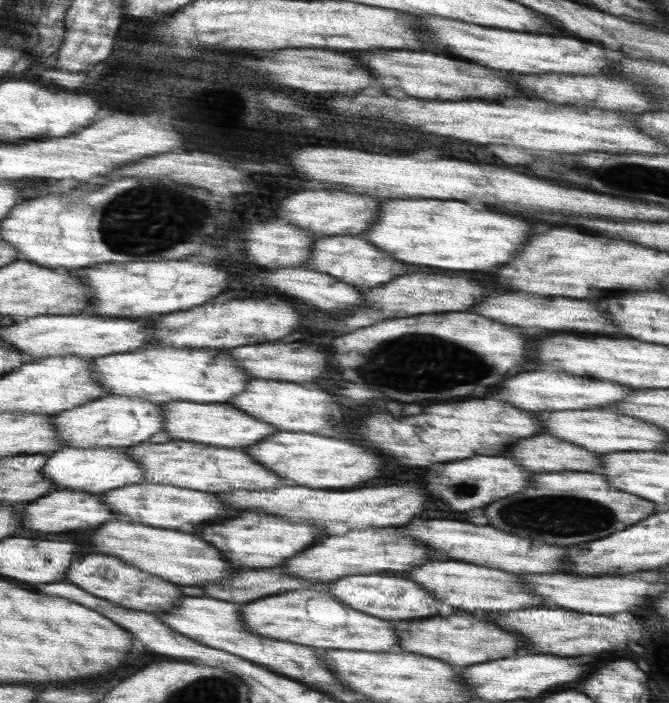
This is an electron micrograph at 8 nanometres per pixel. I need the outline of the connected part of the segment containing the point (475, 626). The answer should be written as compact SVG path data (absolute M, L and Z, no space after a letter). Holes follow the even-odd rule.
M458 612L448 618L430 618L422 622L400 622L396 624L400 628L400 646L406 652L418 652L424 656L434 656L440 660L448 660L450 664L456 666L466 666L466 664L478 664L478 662L488 662L488 660L498 660L512 656L516 650L524 646L524 640L516 632L508 632L504 628L498 628L496 624L488 620L478 620L468 612ZM422 640L434 640L432 644L426 644Z

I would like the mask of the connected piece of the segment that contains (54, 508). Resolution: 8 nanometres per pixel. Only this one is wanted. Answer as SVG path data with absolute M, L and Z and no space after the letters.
M58 490L52 492L52 496L44 496L44 500L34 500L28 504L24 528L26 530L36 530L36 532L64 532L64 530L76 530L76 528L88 528L88 526L98 526L108 520L116 518L112 510L102 502L100 496L82 492L82 490Z

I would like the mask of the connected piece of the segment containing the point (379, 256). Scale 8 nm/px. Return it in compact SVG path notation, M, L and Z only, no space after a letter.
M360 236L324 238L324 240L318 240L310 251L310 258L306 258L308 262L304 266L316 268L317 271L344 280L346 284L354 284L354 286L358 286L358 290L366 290L366 288L374 288L374 286L386 284L386 282L394 280L396 276L406 274L406 270L410 266L406 262L400 262L400 260L388 256L384 250L376 248L374 244L370 244L368 240L364 240Z

